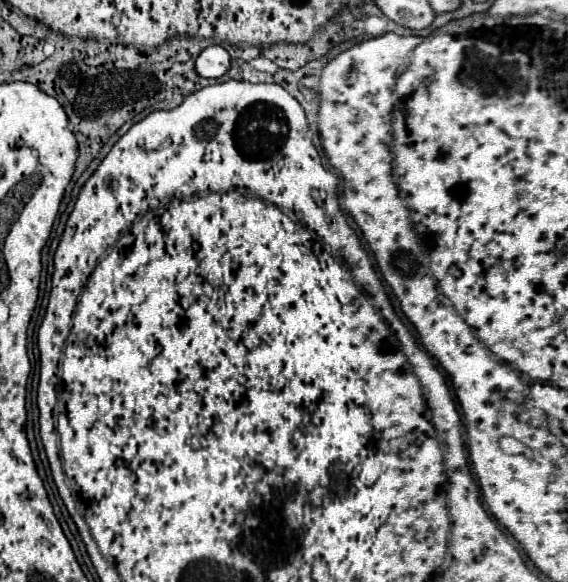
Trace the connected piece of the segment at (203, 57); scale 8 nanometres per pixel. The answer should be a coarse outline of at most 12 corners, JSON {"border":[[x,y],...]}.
{"border":[[208,46],[196,58],[202,78],[226,74],[230,56],[222,46]]}

